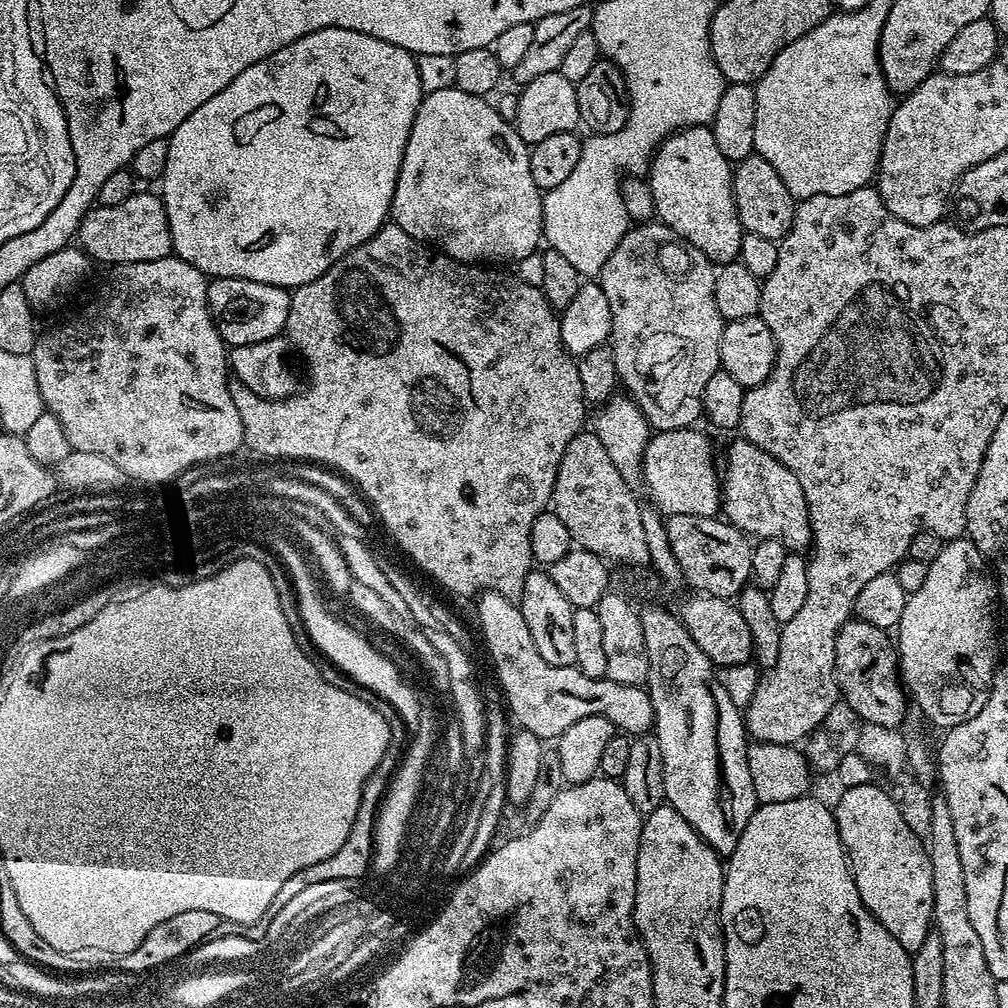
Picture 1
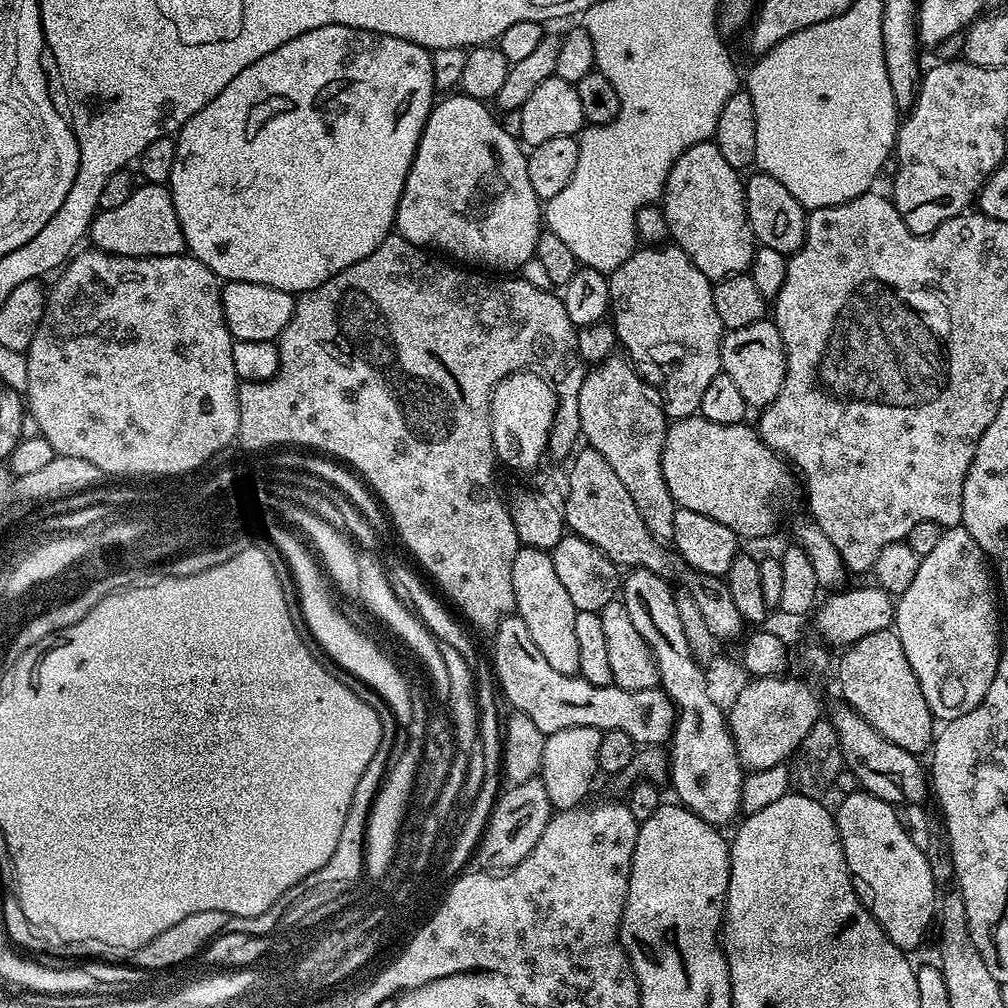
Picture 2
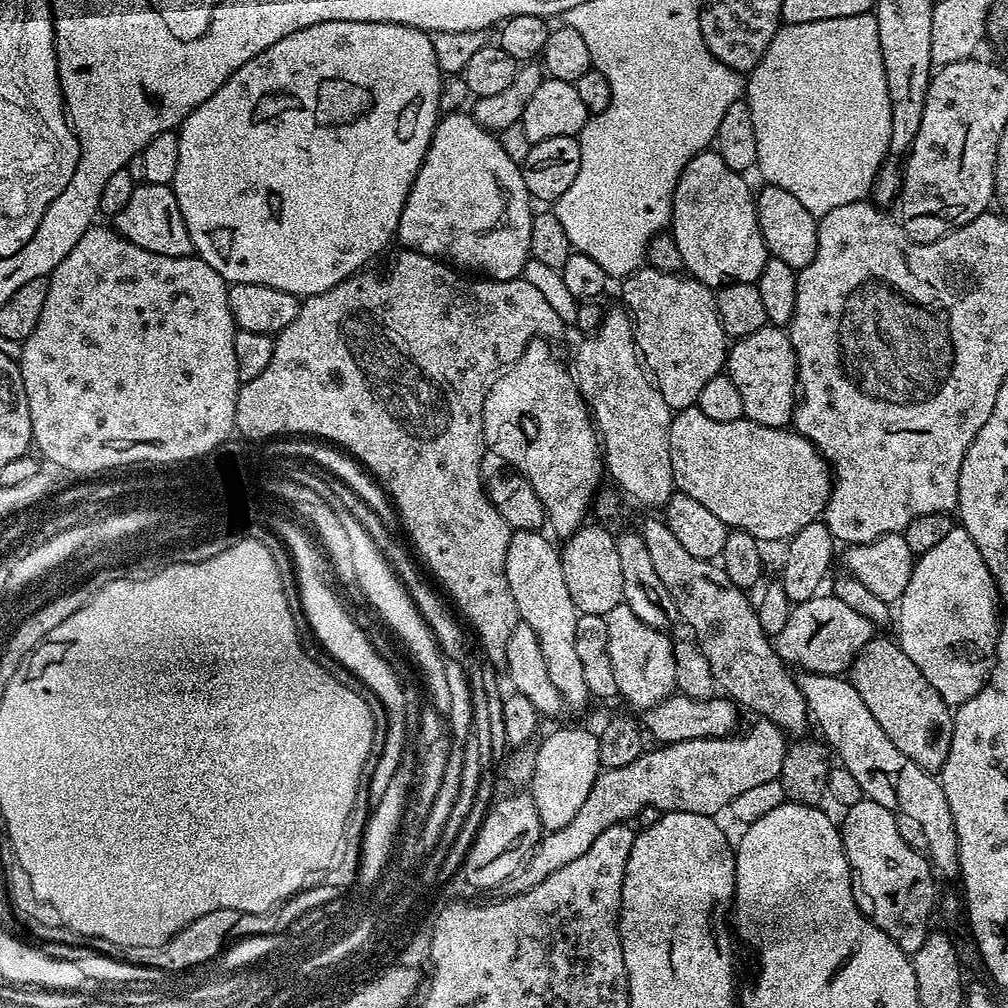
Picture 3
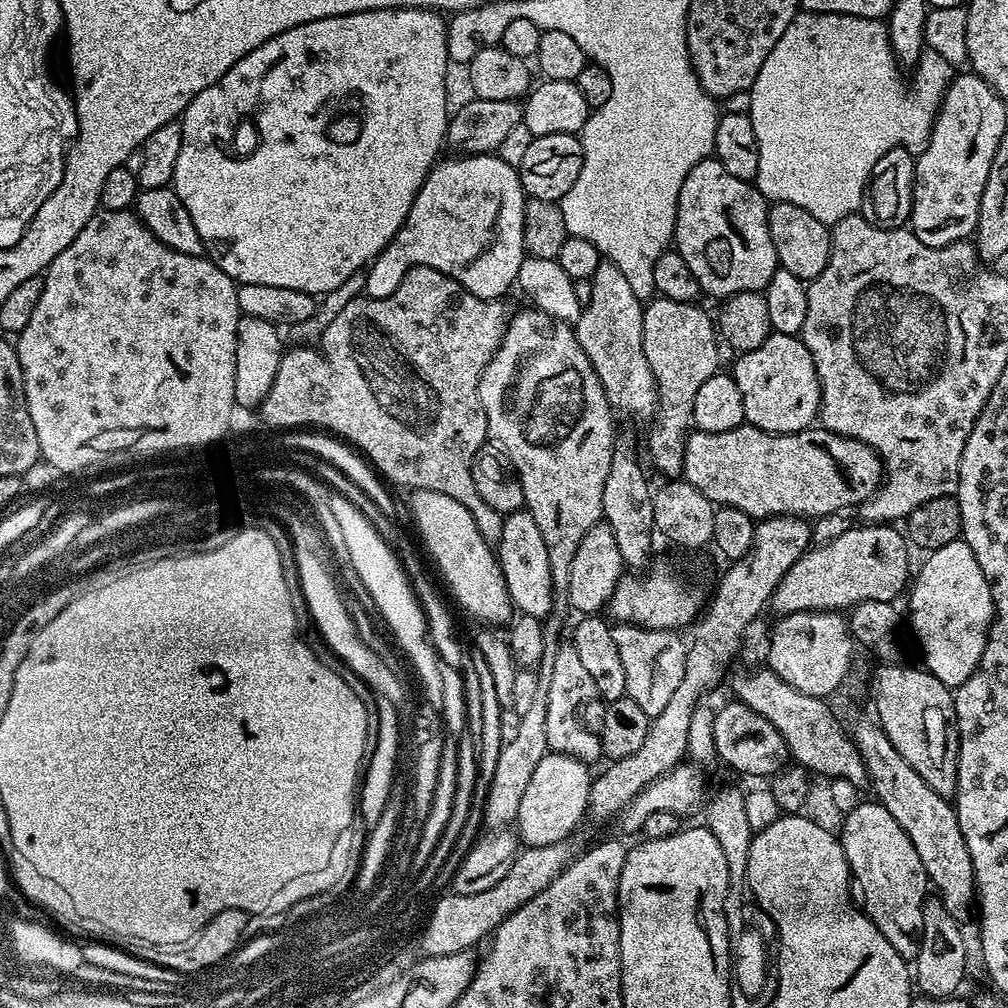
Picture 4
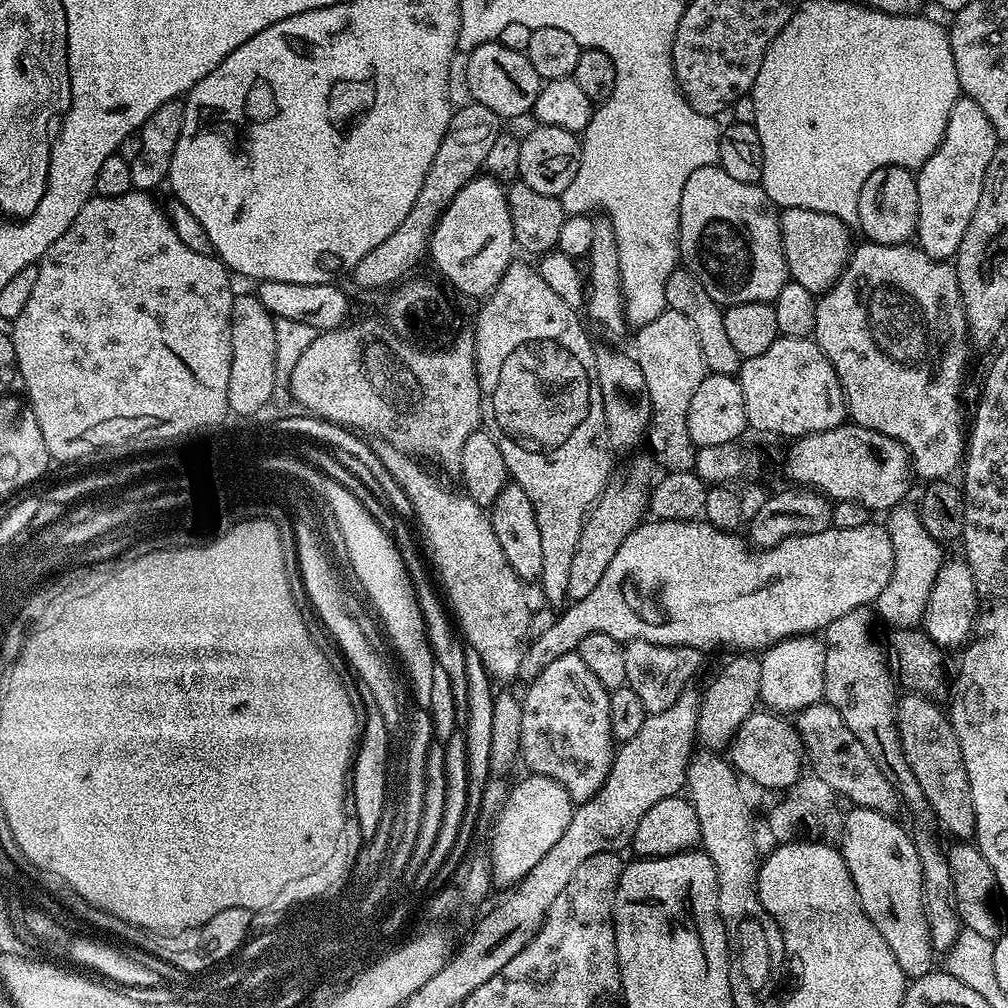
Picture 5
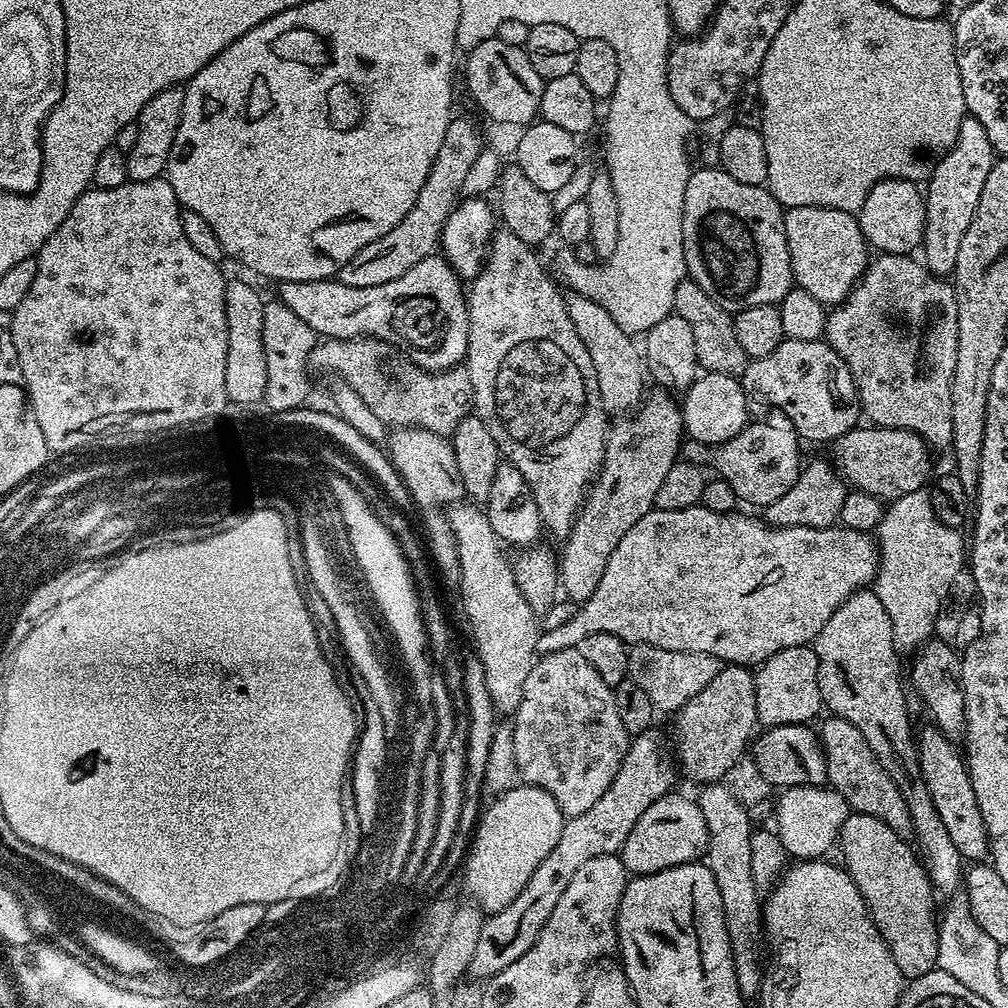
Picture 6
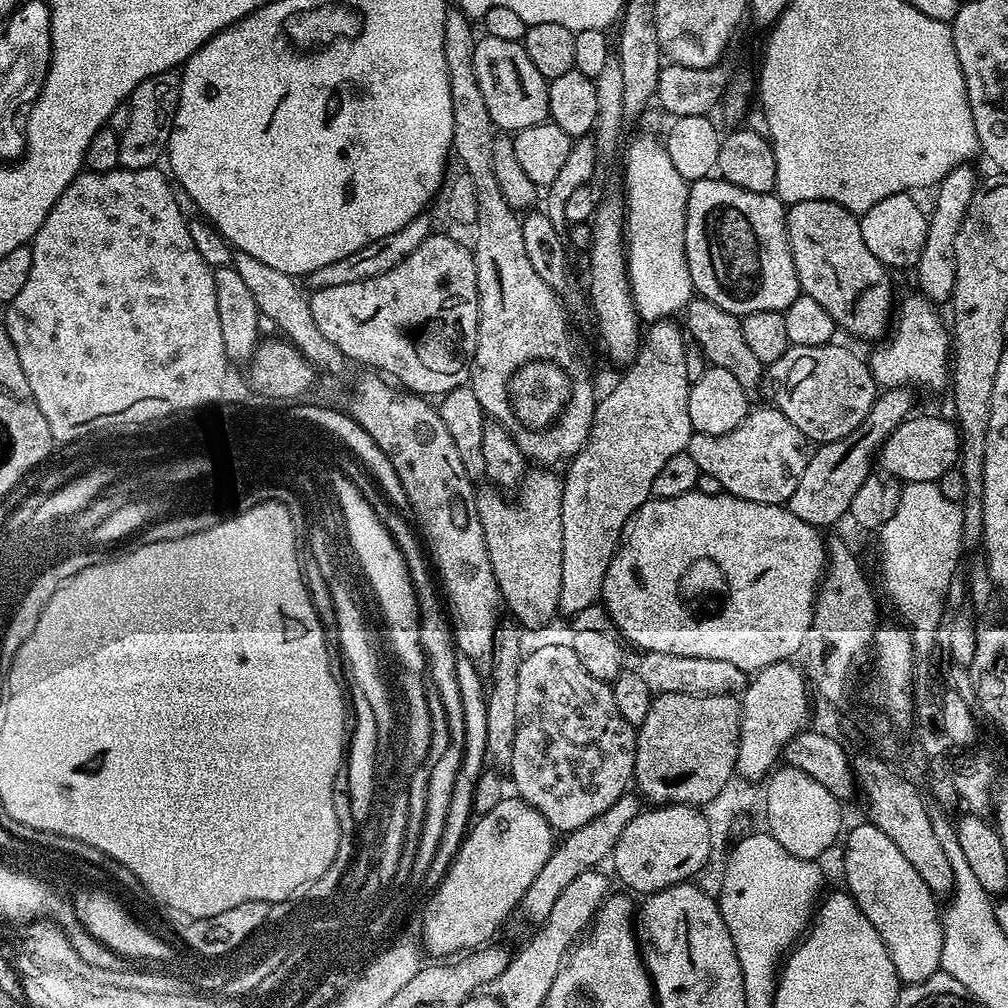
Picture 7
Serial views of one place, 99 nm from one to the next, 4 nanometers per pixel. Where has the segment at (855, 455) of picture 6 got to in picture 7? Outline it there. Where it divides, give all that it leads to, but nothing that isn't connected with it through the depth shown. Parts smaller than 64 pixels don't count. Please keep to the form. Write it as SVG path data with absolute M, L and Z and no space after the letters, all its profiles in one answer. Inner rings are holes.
M909 415L908 419L898 425L886 438L886 442L880 447L878 453L878 464L880 464L885 473L889 476L896 477L897 480L904 484L916 482L938 482L946 470L957 467L960 459L960 429L956 427L951 419L943 420L940 416L916 416Z

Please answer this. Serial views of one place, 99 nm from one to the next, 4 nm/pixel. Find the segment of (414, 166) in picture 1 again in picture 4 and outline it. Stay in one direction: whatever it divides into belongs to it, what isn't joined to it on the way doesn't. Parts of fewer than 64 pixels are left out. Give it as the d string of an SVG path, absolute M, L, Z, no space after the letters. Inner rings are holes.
M460 154L457 160L444 160L432 165L432 171L418 190L398 234L367 265L363 295L386 298L402 282L402 278L417 264L430 266L454 278L470 294L487 300L507 297L508 287L513 287L518 270L525 260L524 251L524 202L526 193L520 185L520 174L498 154Z

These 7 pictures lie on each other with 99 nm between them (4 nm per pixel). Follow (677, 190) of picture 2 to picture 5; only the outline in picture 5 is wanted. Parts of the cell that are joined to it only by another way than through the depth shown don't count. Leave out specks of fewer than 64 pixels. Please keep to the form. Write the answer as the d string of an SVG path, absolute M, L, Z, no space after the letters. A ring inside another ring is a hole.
M716 164L702 166L686 178L680 203L680 255L683 267L689 268L706 286L706 294L722 306L742 302L775 302L778 290L790 277L780 233L780 212L759 184L737 182Z

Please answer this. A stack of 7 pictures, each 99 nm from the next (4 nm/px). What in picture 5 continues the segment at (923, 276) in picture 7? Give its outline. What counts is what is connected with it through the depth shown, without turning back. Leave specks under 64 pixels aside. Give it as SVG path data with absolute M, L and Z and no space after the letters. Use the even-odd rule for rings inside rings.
M956 100L950 110L946 134L938 150L934 150L934 154L930 154L930 158L915 173L918 186L918 222L915 239L919 248L930 254L930 258L947 261L955 257L962 242L962 234L966 234L970 218L974 218L978 198L982 198L986 166L990 166L990 158L994 158L997 147L996 127L984 112L984 107L976 100Z

